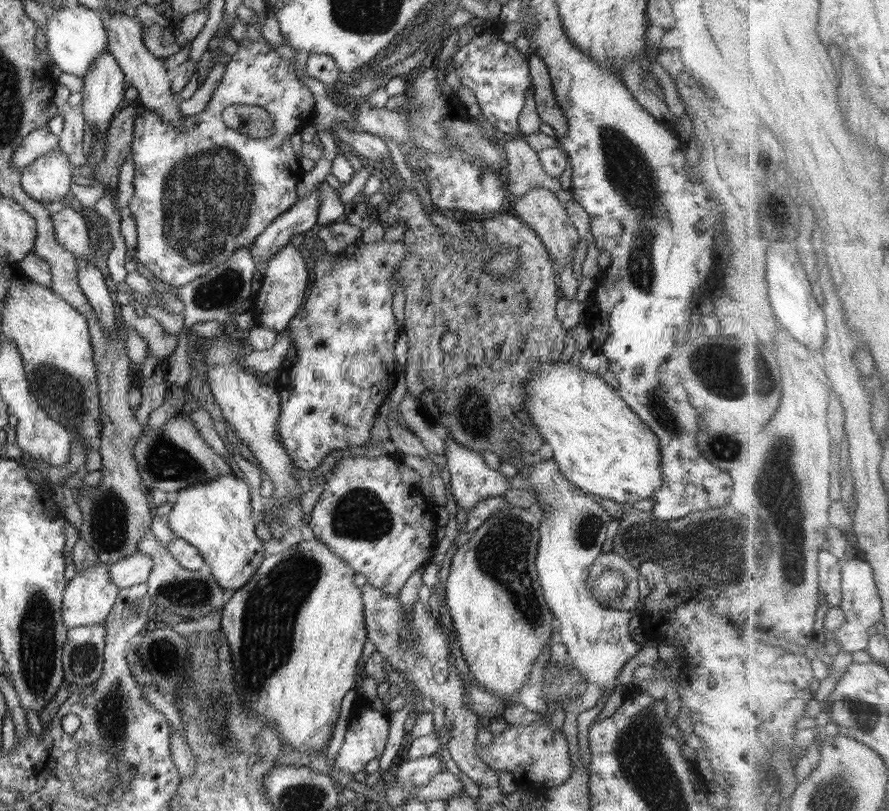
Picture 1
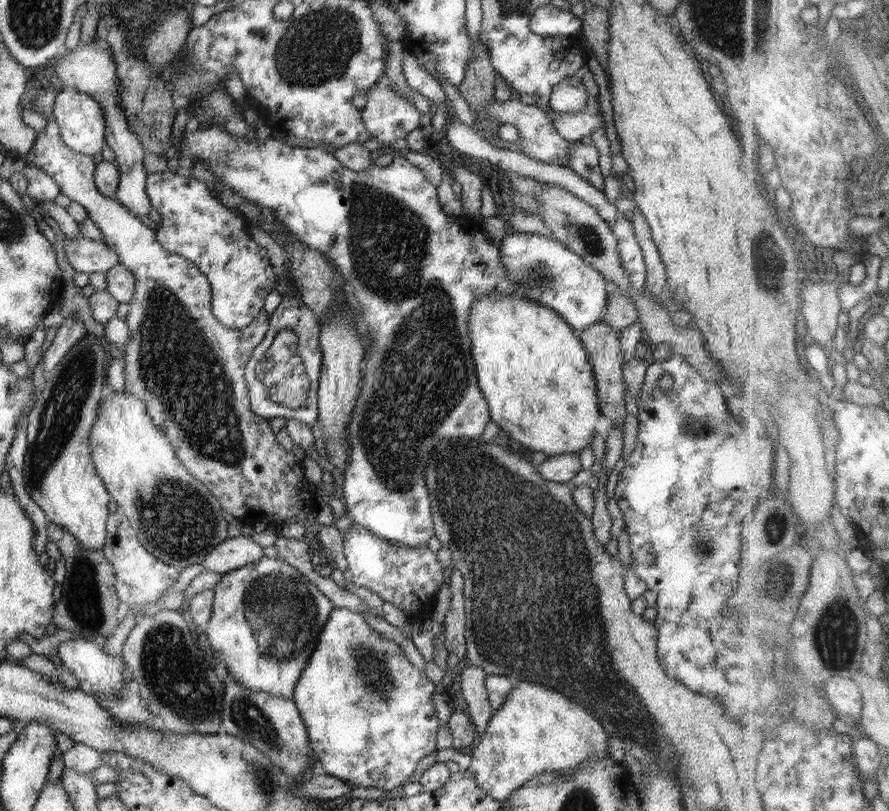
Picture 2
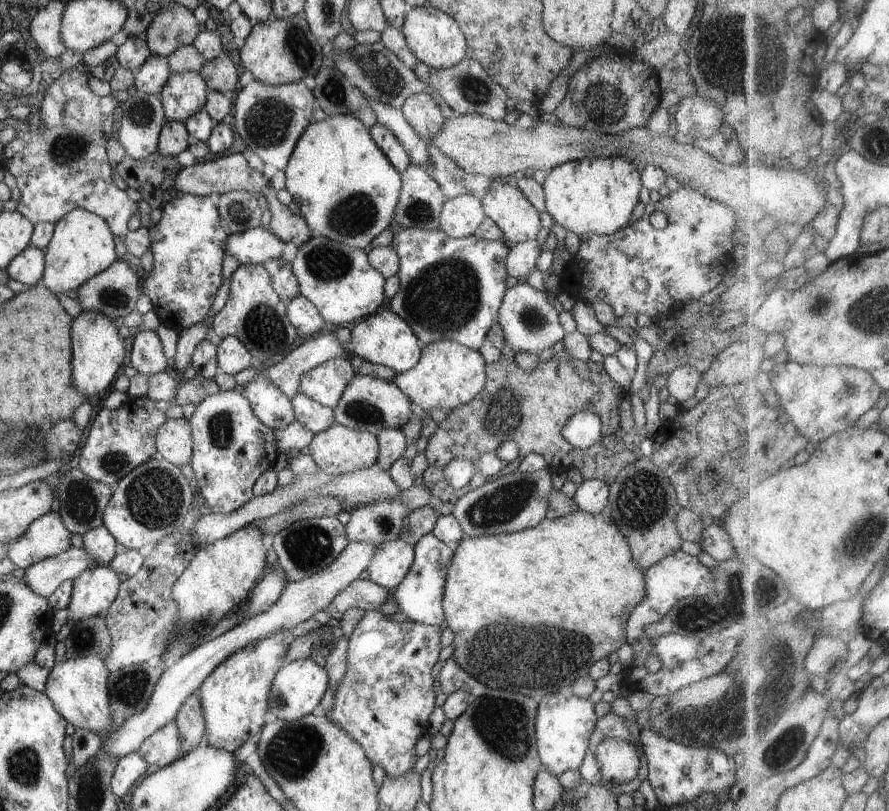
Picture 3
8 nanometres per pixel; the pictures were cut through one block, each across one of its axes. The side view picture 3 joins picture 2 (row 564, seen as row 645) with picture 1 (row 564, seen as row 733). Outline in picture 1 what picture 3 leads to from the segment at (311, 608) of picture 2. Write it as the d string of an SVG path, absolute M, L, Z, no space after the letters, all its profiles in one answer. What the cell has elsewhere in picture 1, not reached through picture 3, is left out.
M234 473L222 474L212 482L192 484L188 488L182 488L171 496L171 500L174 500L175 504L168 514L168 525L176 537L183 538L199 550L206 566L209 567L221 588L232 594L249 582L260 562L264 560L264 543L254 532L256 520L252 519L253 509L246 478L240 478Z

